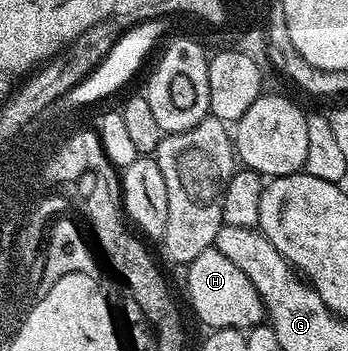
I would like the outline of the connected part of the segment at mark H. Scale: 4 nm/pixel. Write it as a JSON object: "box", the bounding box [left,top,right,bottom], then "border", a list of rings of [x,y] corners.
{"box":[186,249,265,329],"border":[[[214,249],[201,253],[186,268],[187,295],[191,298],[191,307],[195,315],[204,323],[204,328],[238,327],[250,329],[258,323],[264,322],[265,308],[253,281],[229,261],[229,257],[221,257],[221,253]]]}

